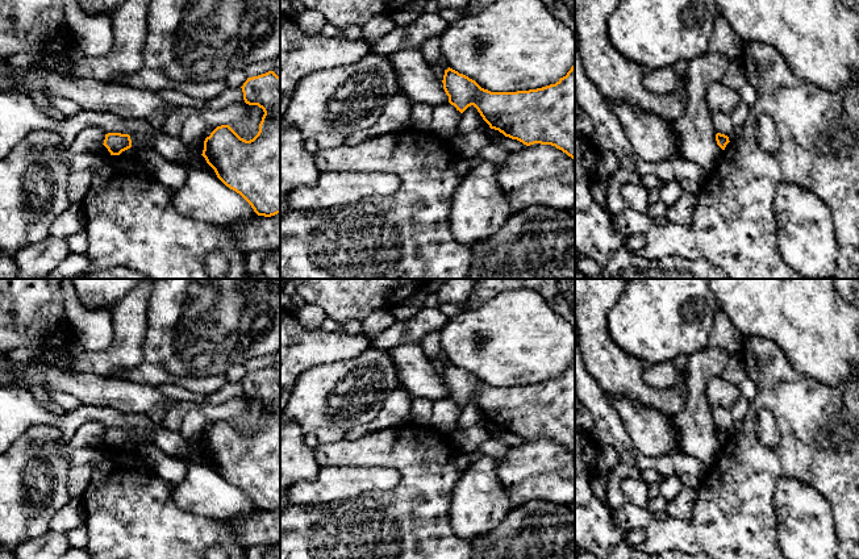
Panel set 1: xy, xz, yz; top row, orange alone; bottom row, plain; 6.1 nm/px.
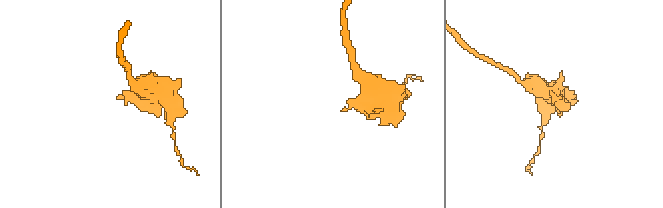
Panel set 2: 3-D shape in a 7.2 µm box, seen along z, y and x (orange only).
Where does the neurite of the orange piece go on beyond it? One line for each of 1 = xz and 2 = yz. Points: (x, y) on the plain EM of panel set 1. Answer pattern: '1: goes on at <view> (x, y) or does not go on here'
1: does not go on here
2: does not go on here

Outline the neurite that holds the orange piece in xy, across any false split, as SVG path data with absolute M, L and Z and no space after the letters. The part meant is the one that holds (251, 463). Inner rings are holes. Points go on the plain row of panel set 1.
M268 366L247 372L241 383L245 397L258 400L264 406L258 429L246 435L229 420L217 421L205 433L201 450L217 472L239 488L258 510L271 512L280 508L280 371Z

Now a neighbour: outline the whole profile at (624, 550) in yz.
M626 539L613 546L606 559L712 559L705 554L687 554L680 551L664 551L656 555L643 552L639 547L631 546Z

